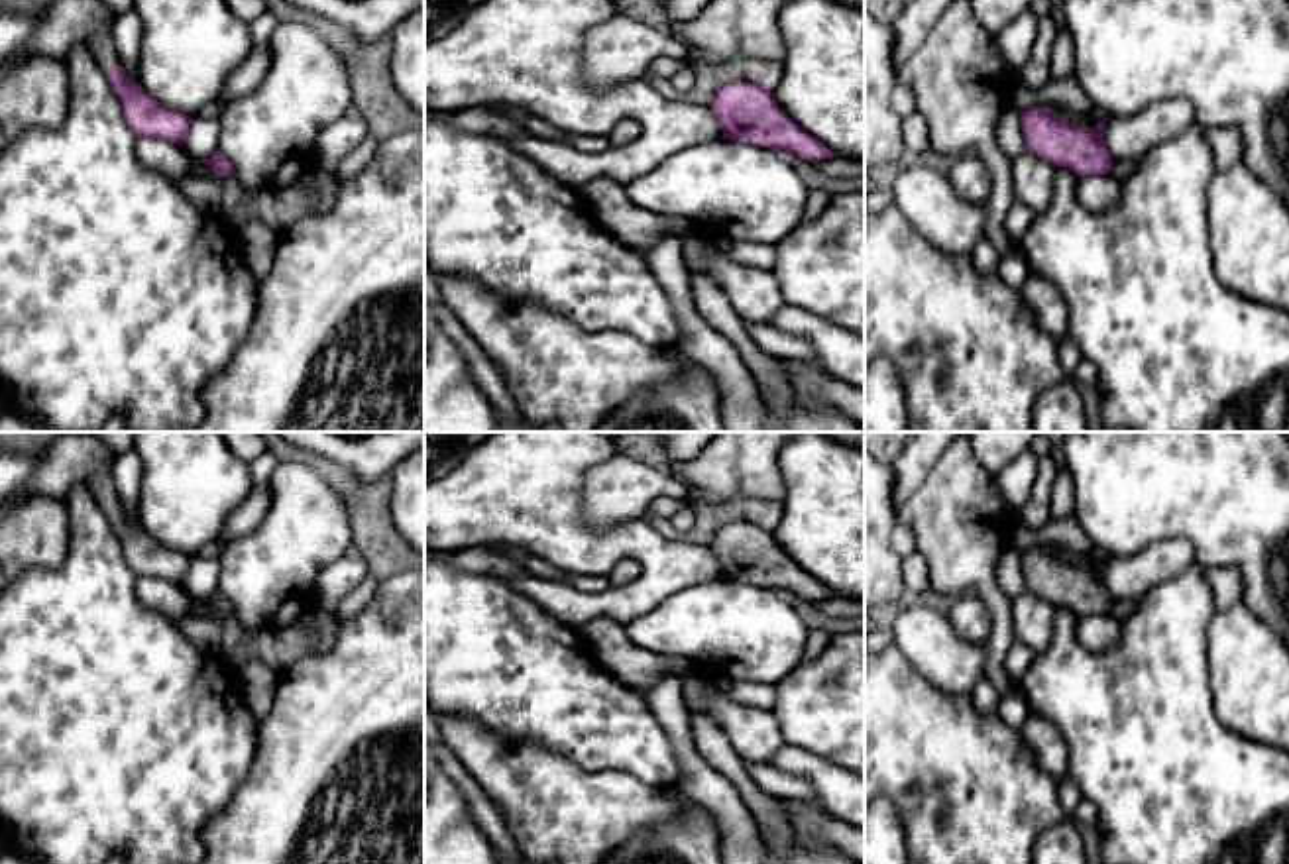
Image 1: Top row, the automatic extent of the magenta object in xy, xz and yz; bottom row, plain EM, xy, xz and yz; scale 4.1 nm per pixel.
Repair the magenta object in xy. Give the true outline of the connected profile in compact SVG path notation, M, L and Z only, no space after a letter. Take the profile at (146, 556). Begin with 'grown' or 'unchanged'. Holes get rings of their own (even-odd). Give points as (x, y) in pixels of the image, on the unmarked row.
unchanged; M112 507L106 516L120 536L124 558L136 577L159 577L183 587L191 556L155 540L141 524L128 518L124 507Z

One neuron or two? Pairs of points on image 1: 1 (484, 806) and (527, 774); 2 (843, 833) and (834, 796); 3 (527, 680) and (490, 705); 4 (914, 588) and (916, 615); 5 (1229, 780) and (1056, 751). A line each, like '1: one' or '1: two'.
1: two
2: two
3: one
4: two
5: two

